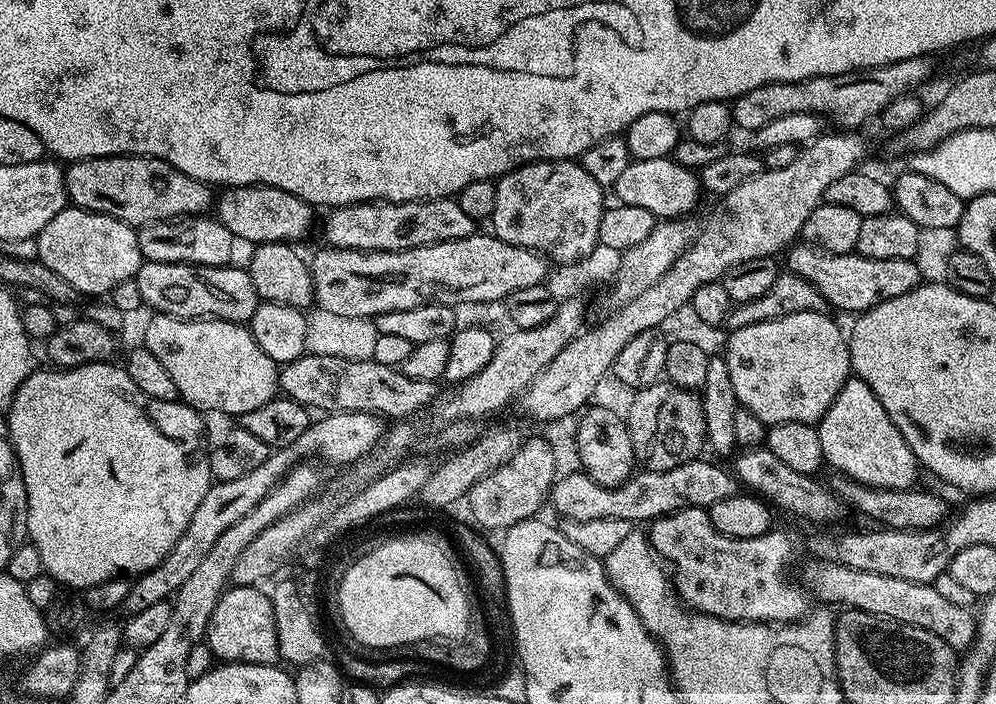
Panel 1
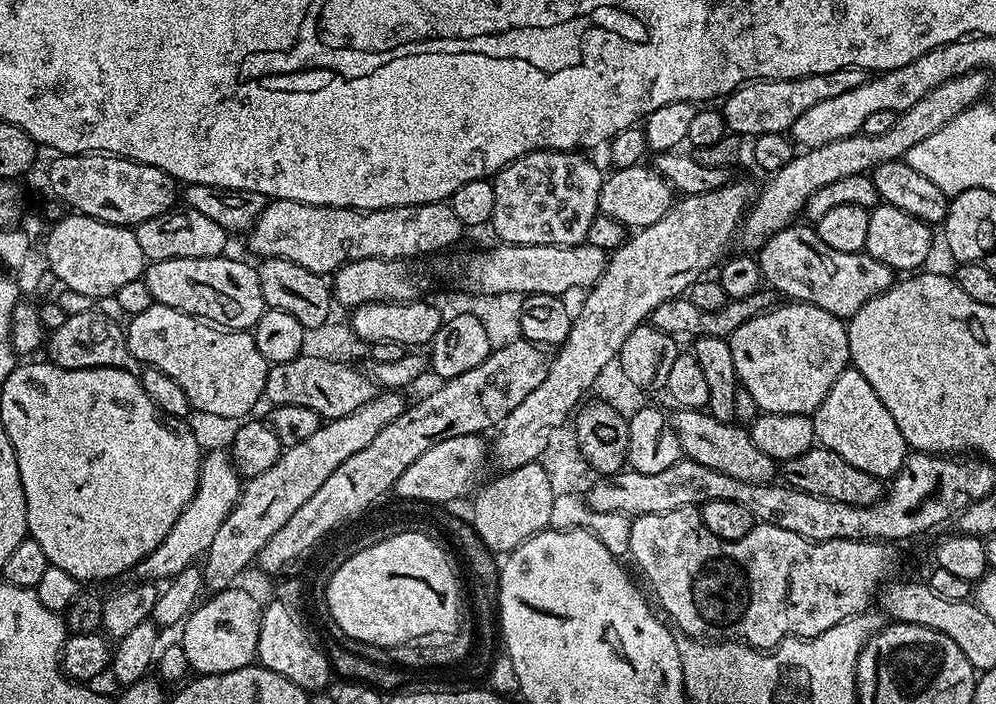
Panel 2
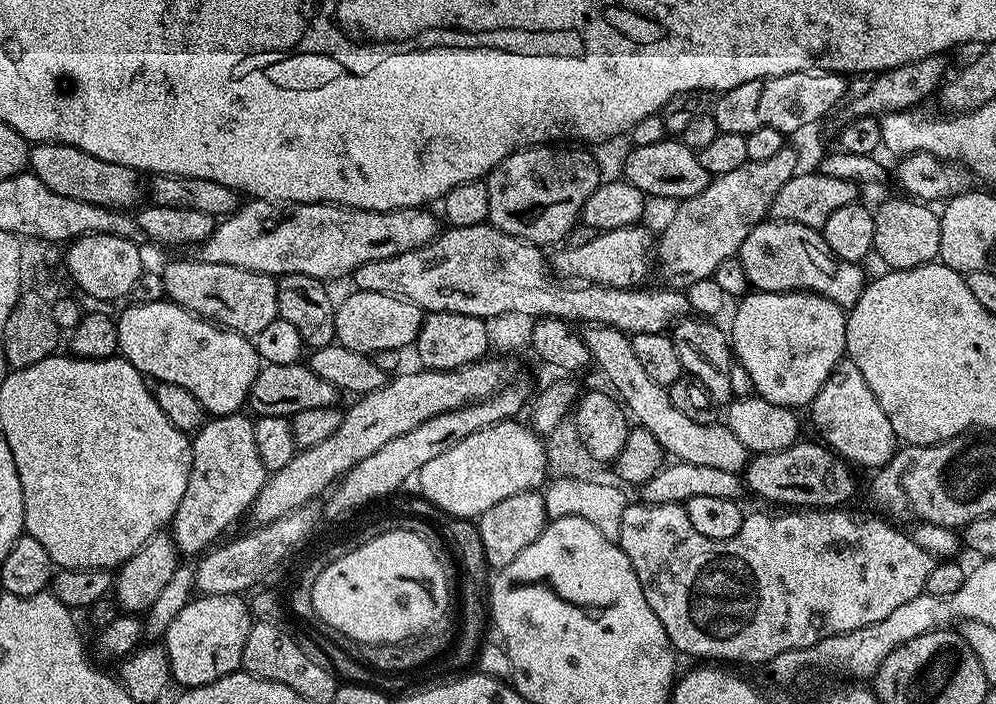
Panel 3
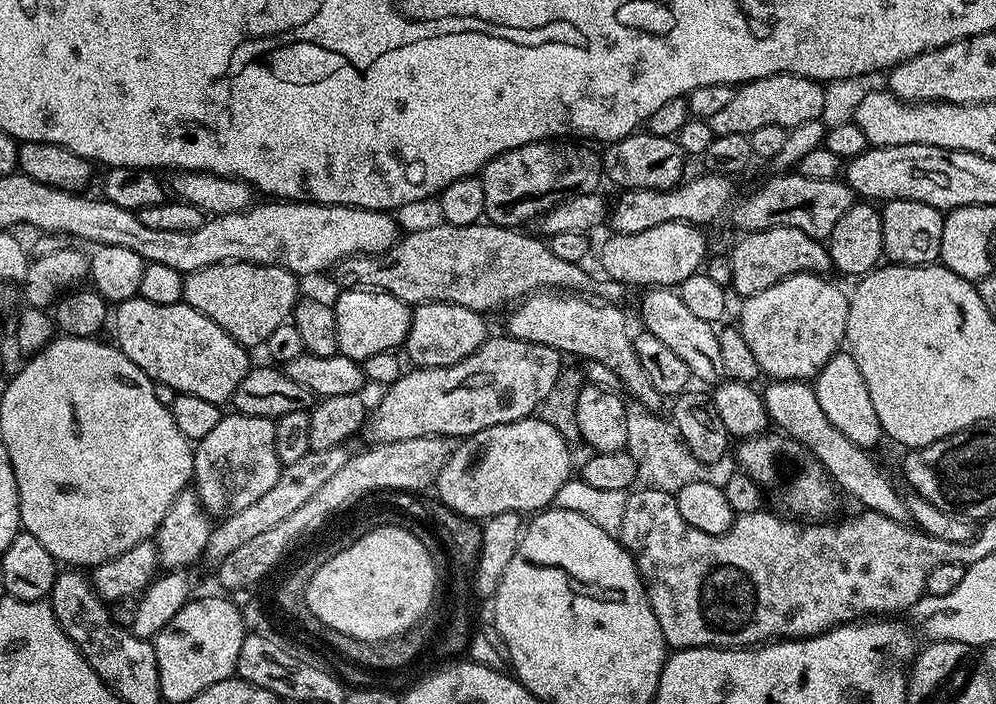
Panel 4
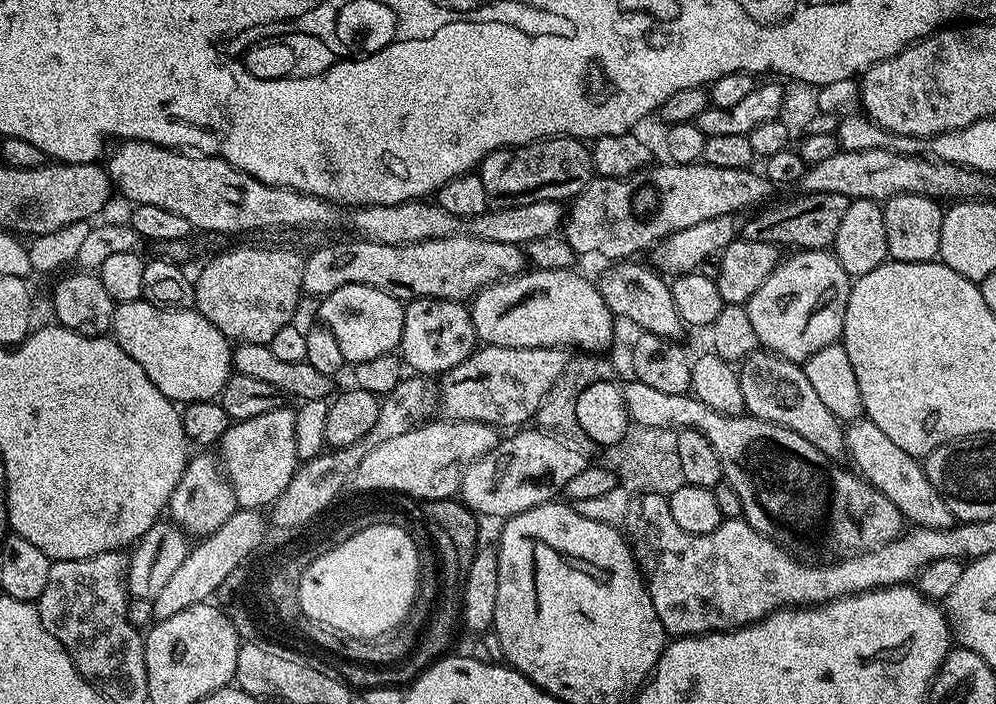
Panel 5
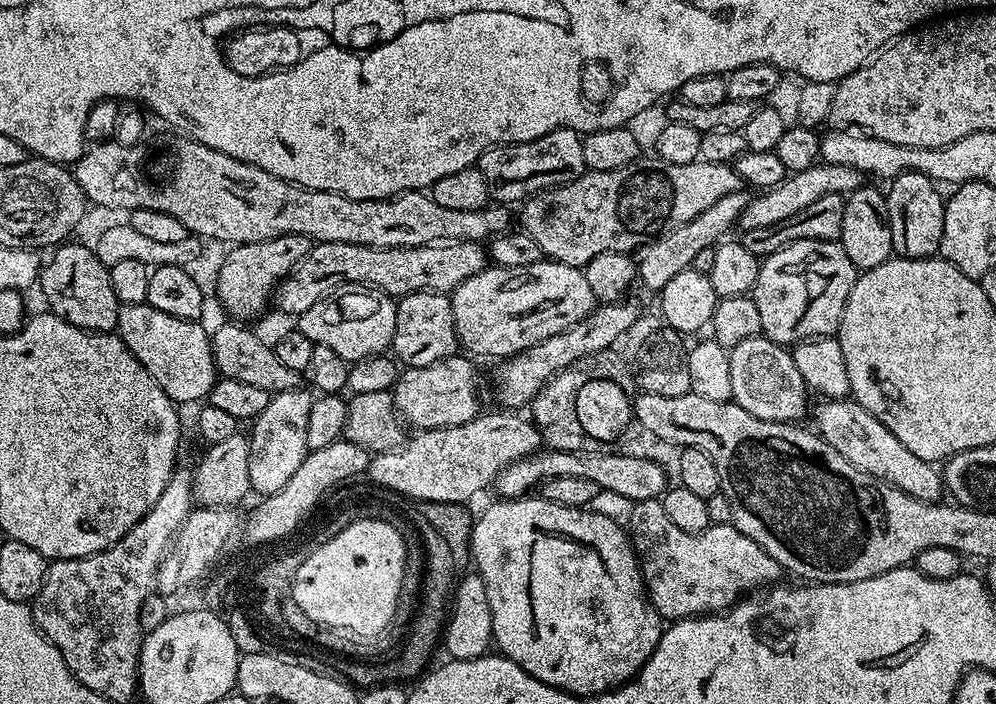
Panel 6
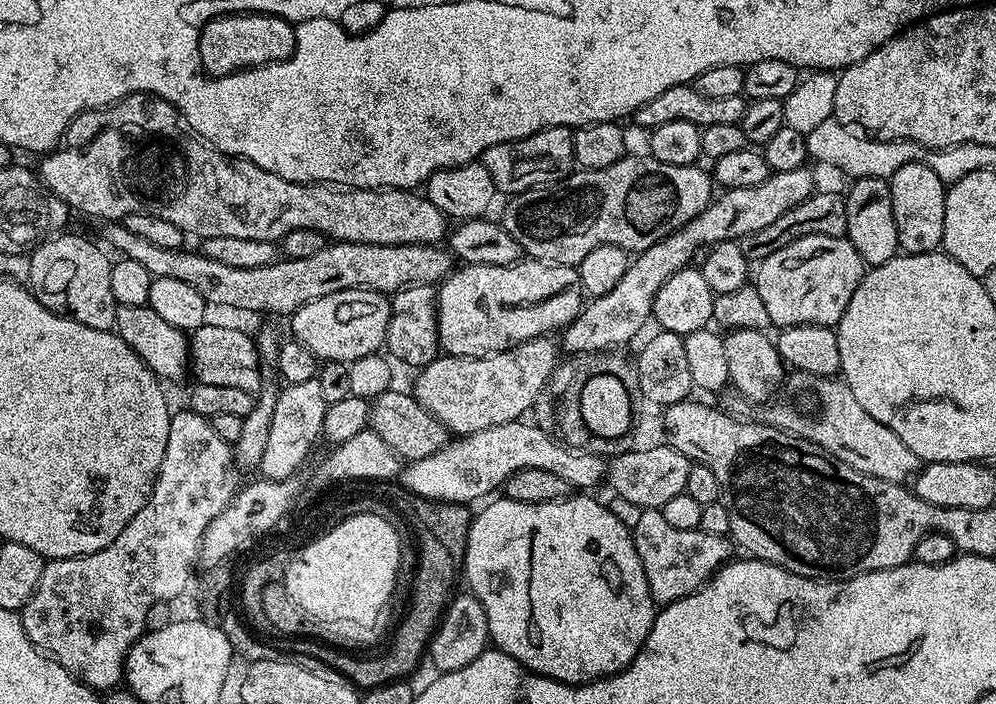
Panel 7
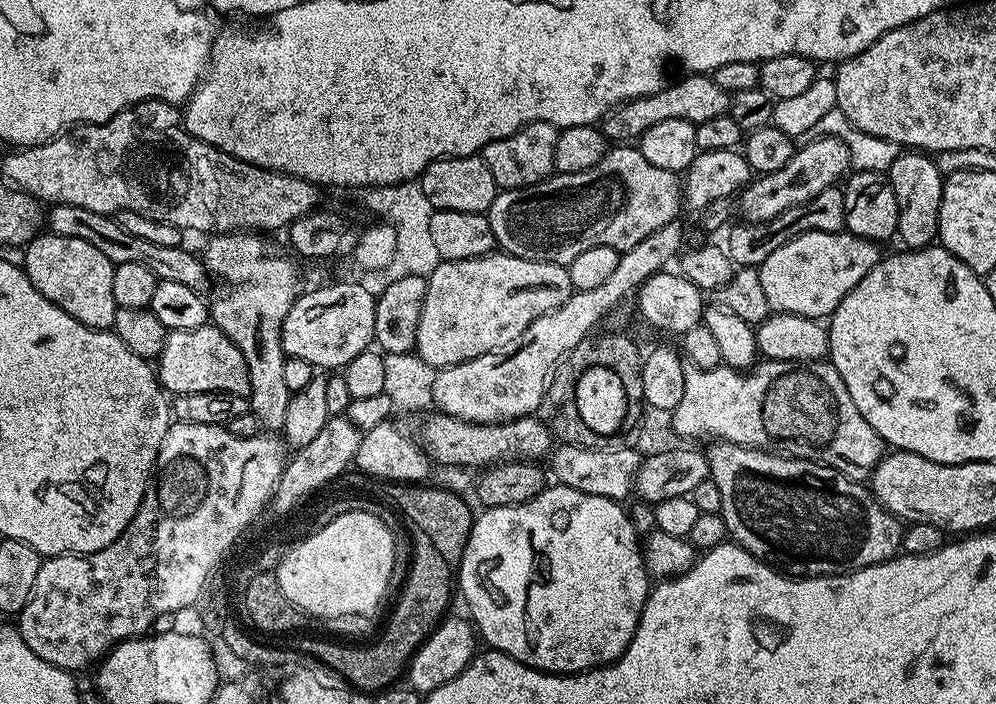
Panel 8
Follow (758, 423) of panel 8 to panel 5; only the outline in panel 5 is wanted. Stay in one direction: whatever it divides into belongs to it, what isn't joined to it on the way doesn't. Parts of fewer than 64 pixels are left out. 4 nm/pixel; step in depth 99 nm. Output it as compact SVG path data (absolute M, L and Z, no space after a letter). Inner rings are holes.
M861 418L851 421L844 429L844 446L847 455L852 455L851 463L855 471L879 492L886 494L886 498L890 498L890 502L898 506L909 525L921 528L951 528L957 523L950 506L946 506L938 490L930 486L923 463L917 457L906 454L906 450L894 446L893 440L886 438L886 434L882 434L882 430L878 430L872 420Z

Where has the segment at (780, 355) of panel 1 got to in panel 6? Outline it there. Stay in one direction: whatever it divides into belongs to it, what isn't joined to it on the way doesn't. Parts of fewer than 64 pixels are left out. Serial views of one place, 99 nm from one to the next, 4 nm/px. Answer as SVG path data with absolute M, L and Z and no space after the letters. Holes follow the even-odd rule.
M796 240L763 257L756 285L750 293L762 317L761 333L776 344L785 346L795 346L803 340L815 340L817 336L836 336L857 275L858 269L850 262L850 258L846 258L846 250L842 250L840 243L835 240Z

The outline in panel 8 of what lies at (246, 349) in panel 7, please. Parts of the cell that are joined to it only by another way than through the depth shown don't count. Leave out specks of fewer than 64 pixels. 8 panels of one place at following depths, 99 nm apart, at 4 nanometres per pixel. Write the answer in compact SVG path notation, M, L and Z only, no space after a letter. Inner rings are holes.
M211 323L194 330L169 331L164 337L158 363L158 379L168 394L181 396L199 392L229 392L248 396L252 390L248 367L238 346L234 346L228 335Z

